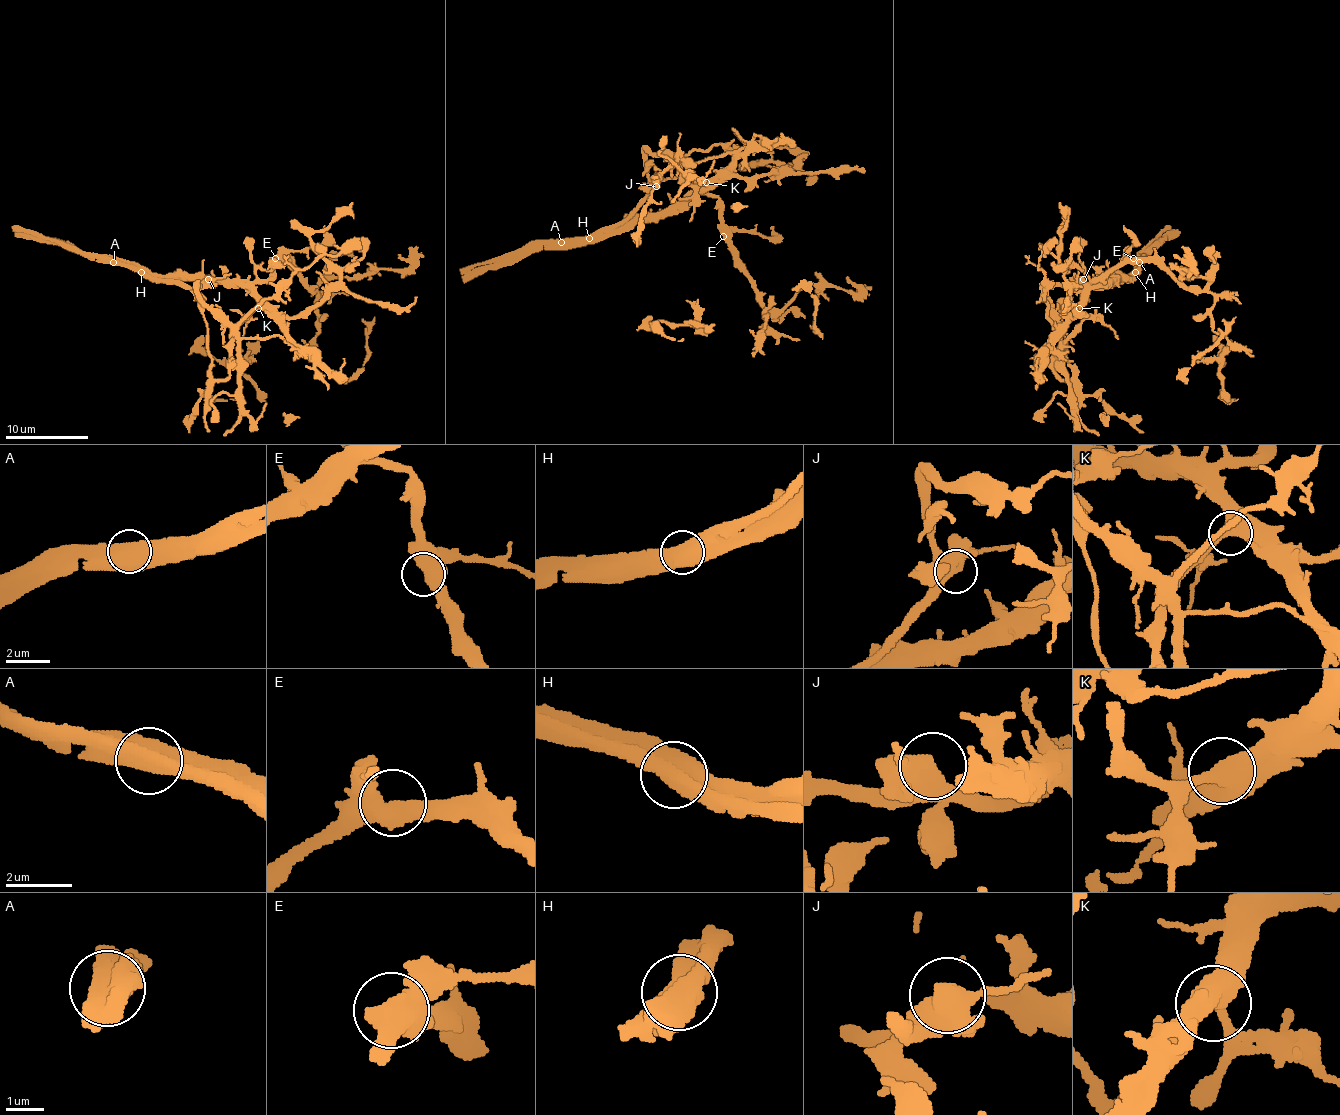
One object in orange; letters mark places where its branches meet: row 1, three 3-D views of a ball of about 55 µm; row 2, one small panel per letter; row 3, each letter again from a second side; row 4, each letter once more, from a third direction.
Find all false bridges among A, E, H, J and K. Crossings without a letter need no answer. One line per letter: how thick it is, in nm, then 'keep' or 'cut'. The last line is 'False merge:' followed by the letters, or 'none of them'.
A: 700 nm thick; cut
E: 600 nm thick; keep
H: 700 nm thick; cut
J: 500 nm thick; keep
K: 550 nm thick; keep
False merge: A, H

